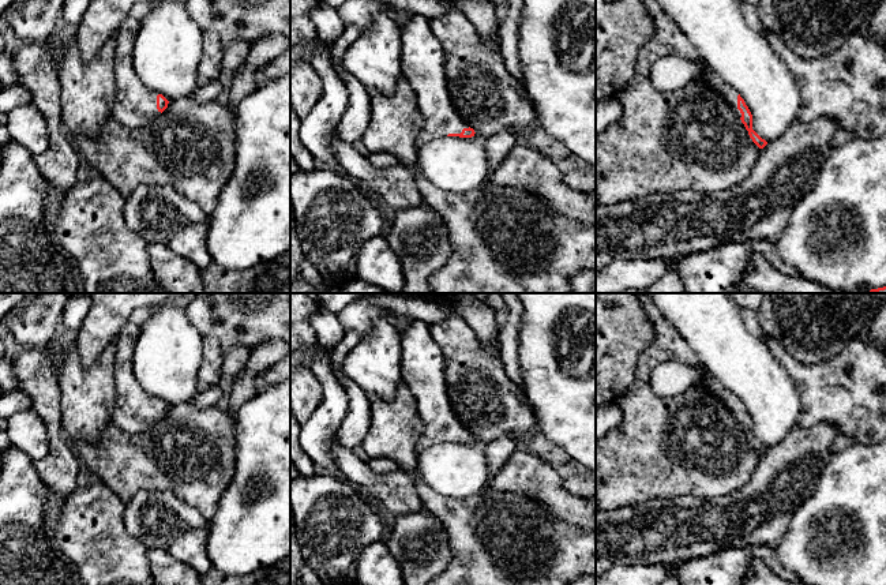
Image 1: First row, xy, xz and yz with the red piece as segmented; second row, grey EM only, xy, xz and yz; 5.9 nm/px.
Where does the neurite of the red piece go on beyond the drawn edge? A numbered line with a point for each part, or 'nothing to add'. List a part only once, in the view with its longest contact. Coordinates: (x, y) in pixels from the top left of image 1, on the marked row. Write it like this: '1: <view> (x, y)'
1: xz (423, 59)

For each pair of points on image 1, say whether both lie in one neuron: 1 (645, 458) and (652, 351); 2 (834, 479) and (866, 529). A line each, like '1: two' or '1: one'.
1: one
2: one

